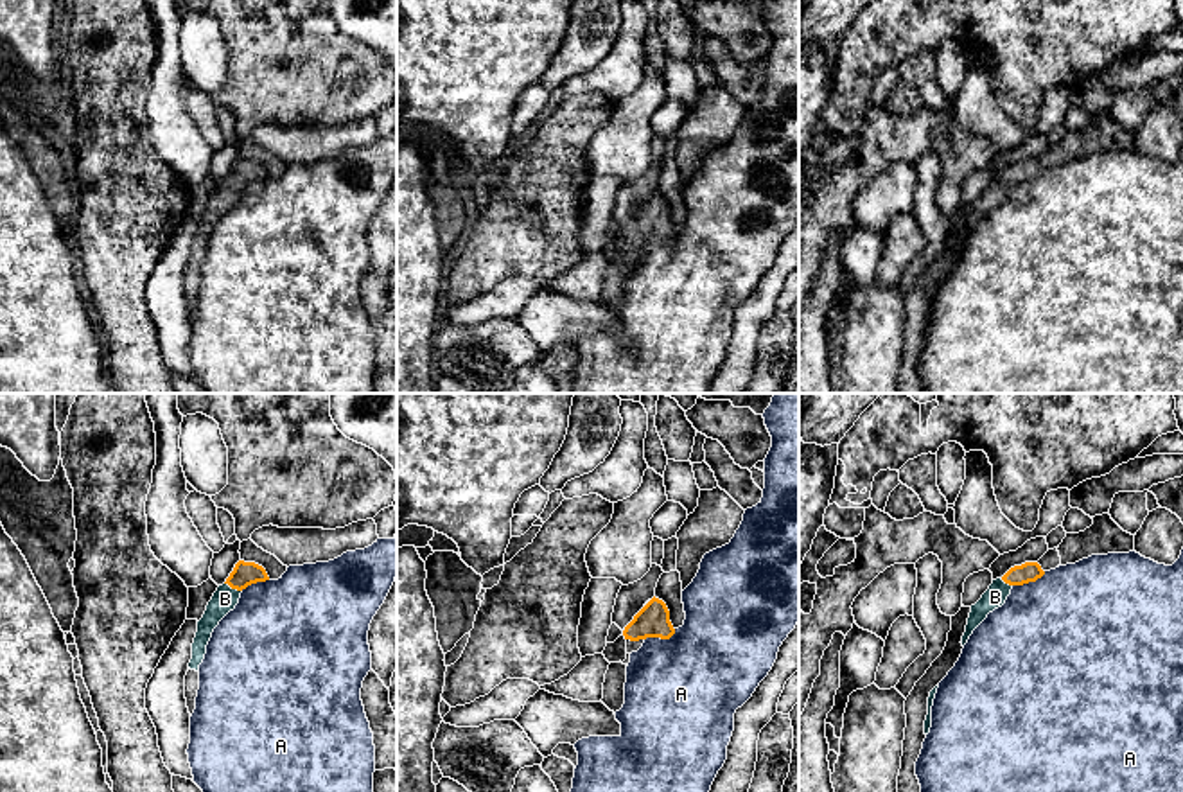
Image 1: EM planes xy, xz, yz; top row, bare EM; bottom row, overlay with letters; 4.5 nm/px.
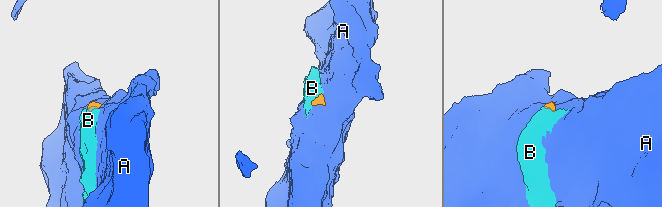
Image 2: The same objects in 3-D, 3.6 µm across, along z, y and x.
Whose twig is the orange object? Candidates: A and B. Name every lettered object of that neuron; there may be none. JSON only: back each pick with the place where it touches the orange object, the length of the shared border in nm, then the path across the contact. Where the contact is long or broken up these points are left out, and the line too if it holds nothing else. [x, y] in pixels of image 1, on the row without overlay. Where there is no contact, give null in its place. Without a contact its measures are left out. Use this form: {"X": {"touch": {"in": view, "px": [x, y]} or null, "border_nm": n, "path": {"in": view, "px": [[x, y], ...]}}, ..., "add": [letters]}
{"B": {"touch": {"in": "xy", "px": [234, 185]}, "border_nm": 90, "path": {"in": "xy", "px": [[245, 171], [234, 185], [225, 196]]}}, "add": ["B"]}

